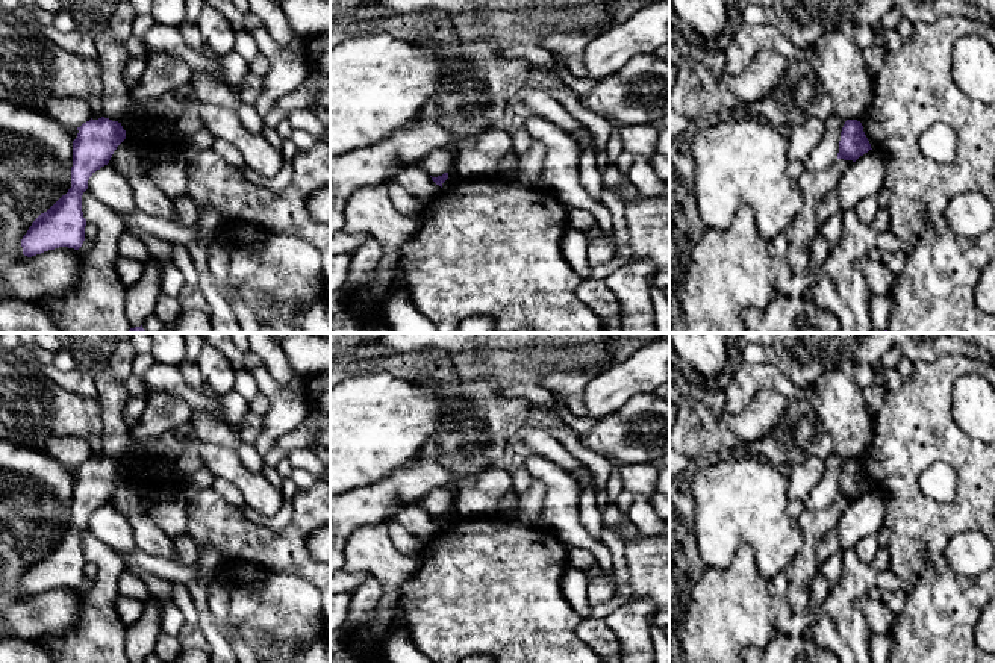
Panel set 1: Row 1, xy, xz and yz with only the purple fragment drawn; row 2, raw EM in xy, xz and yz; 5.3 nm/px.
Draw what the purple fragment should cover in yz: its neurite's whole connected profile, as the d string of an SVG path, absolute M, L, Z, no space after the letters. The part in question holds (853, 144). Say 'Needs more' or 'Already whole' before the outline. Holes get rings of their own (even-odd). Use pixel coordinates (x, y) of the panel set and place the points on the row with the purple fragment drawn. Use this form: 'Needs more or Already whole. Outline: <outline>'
Already whole. Outline: M847 120L841 132L837 159L856 162L869 150L872 148L863 132L862 123L857 120Z

